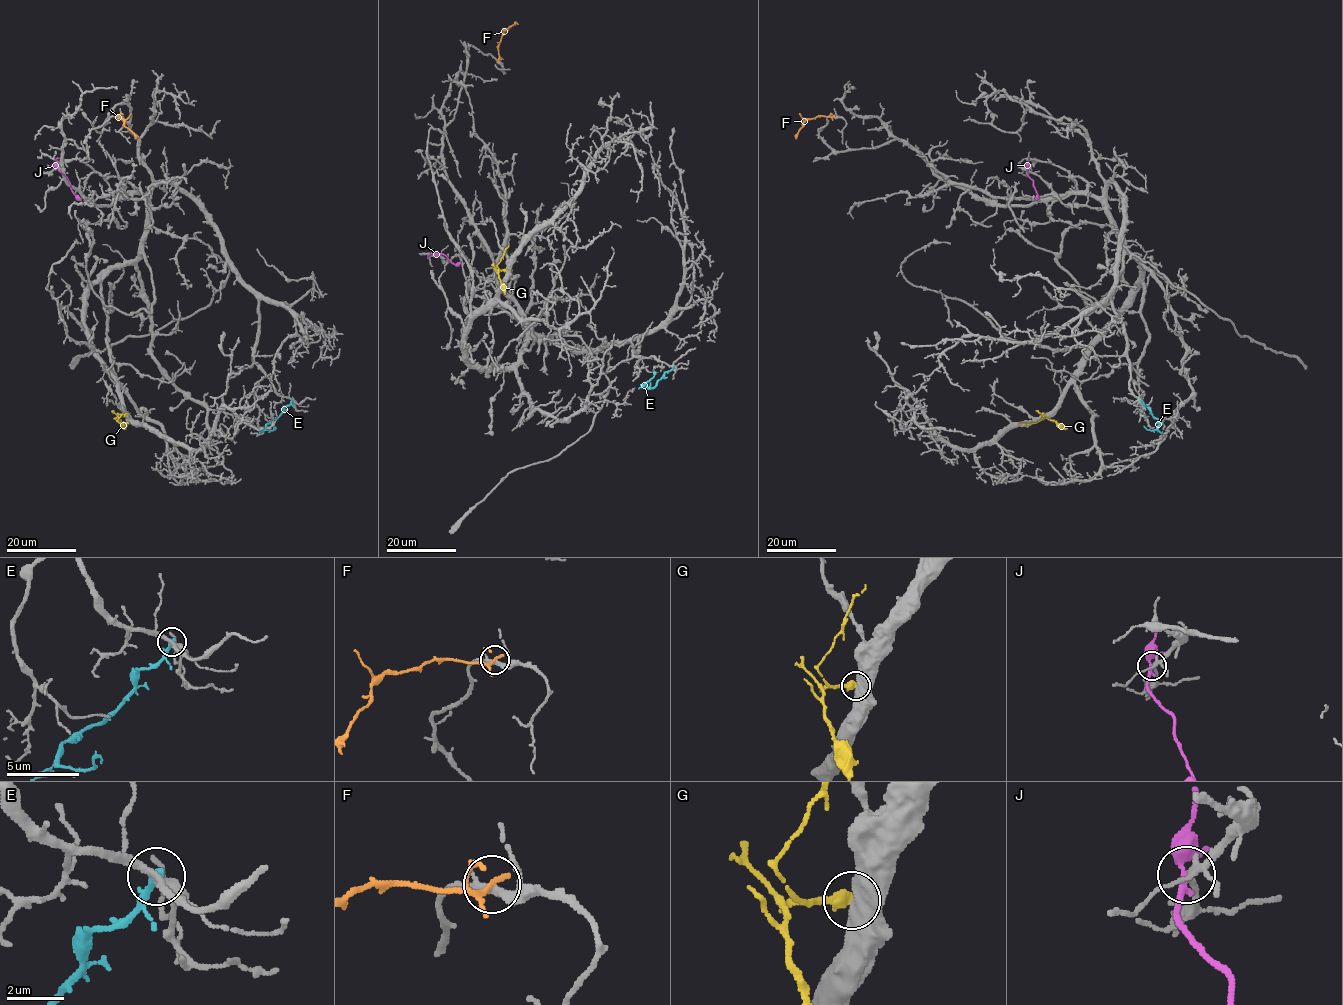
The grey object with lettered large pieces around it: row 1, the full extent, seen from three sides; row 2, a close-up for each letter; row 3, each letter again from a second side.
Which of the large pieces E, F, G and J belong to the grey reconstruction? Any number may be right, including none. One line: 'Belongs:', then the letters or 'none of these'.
Belongs: J

